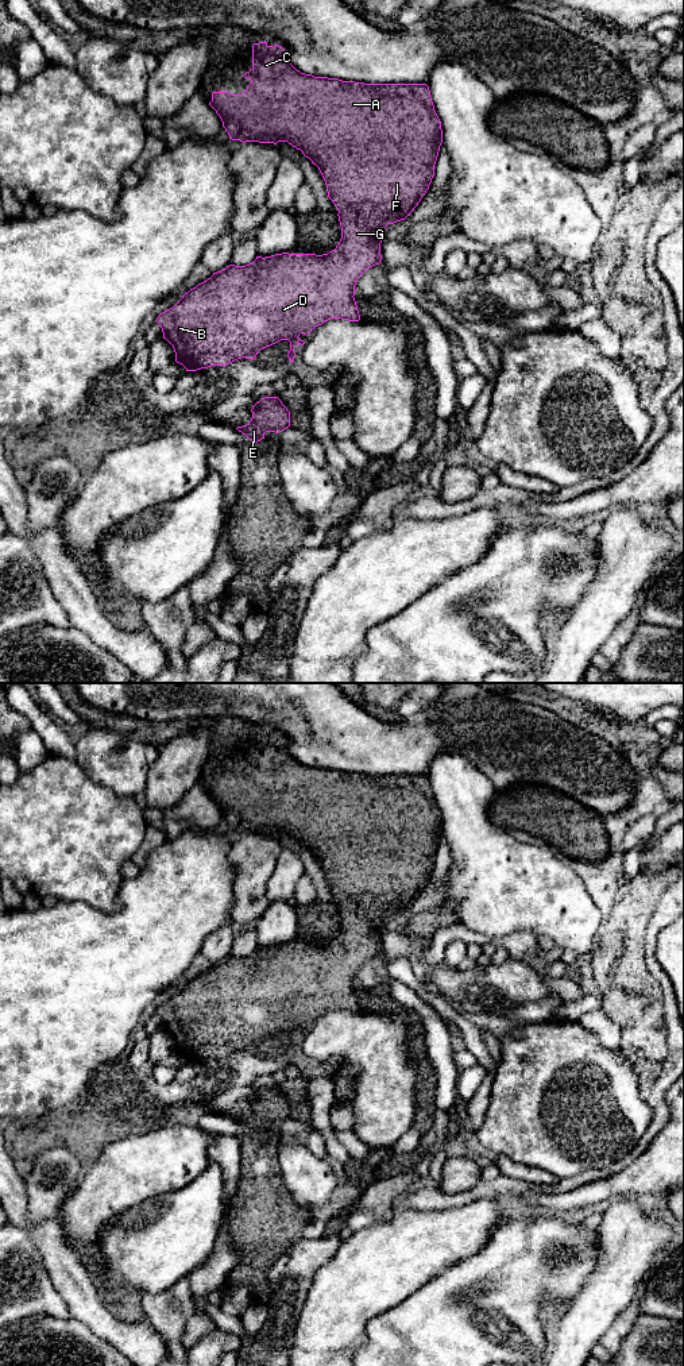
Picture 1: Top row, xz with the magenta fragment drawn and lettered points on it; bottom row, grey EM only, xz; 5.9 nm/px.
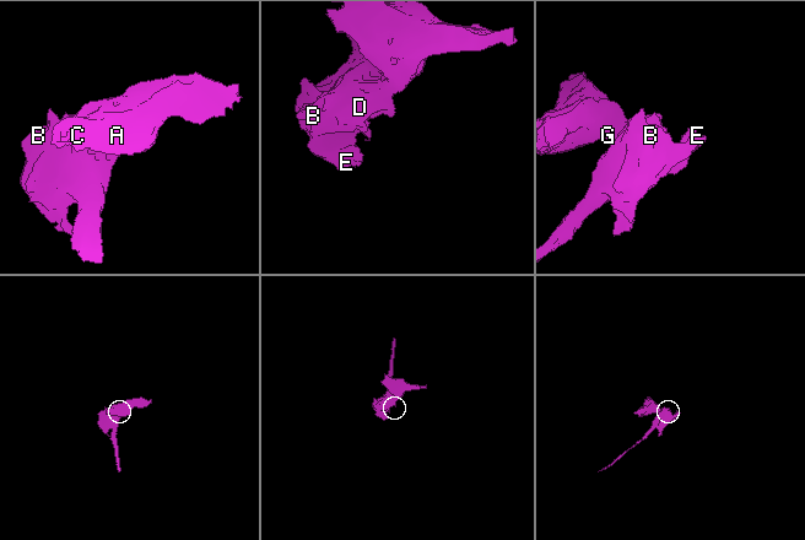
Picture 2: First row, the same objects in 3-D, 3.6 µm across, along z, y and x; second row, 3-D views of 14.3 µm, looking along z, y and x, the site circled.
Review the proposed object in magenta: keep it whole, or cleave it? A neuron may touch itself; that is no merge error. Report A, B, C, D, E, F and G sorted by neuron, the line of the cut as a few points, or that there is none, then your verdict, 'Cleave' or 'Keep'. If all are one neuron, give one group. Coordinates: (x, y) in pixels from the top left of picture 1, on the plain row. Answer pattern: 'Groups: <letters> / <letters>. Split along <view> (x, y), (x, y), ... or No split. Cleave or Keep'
Groups: A B C D E F G. No split. Keep

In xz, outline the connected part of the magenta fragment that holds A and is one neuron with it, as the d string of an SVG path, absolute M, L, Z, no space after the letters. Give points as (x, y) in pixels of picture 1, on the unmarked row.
M259 733L252 736L252 760L247 763L244 769L251 775L241 786L232 786L228 783L213 783L209 796L216 802L223 813L223 818L232 831L274 834L287 833L316 856L325 872L328 888L339 900L339 912L341 918L341 930L335 941L328 945L275 945L271 948L256 948L256 950L246 957L229 956L221 962L213 964L210 969L198 975L182 987L182 989L170 1000L165 1002L156 1008L156 1014L161 1016L163 1030L166 1030L174 1039L175 1053L182 1056L186 1062L197 1062L208 1060L210 1057L227 1057L237 1050L255 1050L258 1043L266 1038L270 1038L281 1031L290 1033L290 1042L287 1045L289 1051L293 1054L295 1047L294 1039L297 1035L304 1037L305 1033L298 1027L301 1024L309 1026L316 1018L331 1010L341 1010L348 1012L359 1012L360 1006L355 992L355 976L360 966L370 958L379 956L382 952L380 934L384 930L384 919L389 915L405 911L418 896L425 887L432 869L434 867L434 856L438 848L440 837L443 834L441 813L434 802L434 796L430 788L430 782L426 775L364 775L355 772L343 772L339 769L314 768L297 761L289 752L289 746L279 736L268 737L267 733Z

